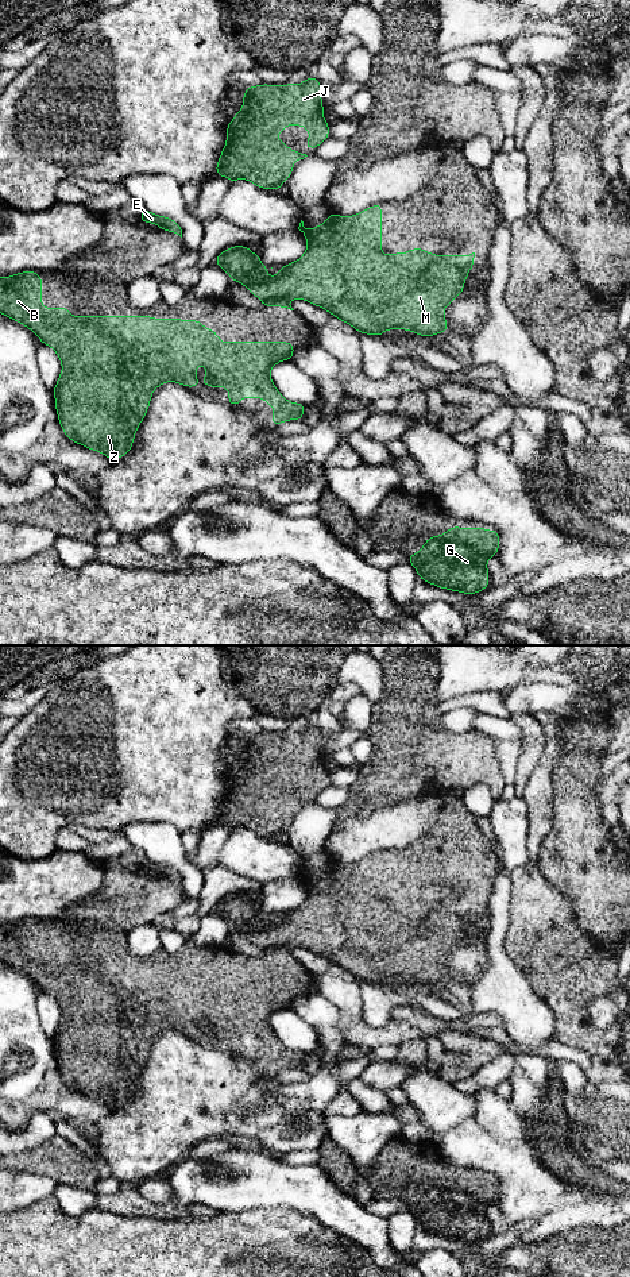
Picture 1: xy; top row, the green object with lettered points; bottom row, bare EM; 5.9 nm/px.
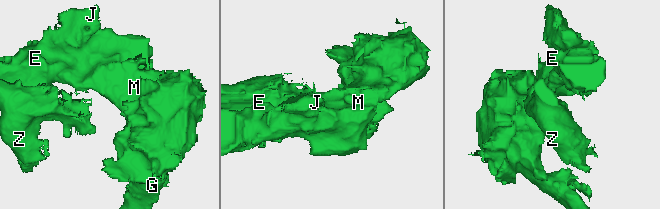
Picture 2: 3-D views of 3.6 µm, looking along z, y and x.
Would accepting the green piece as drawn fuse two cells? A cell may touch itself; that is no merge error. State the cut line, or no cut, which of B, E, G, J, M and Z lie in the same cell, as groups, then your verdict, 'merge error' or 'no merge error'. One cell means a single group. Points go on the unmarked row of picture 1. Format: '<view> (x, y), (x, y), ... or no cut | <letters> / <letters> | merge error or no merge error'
xy (288, 948), (266, 948), (263, 951) | B Z / E G J M | merge error

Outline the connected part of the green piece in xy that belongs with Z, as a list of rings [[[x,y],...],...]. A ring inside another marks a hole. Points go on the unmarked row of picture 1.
[[[26,918],[9,925],[0,925],[0,961],[23,972],[26,976],[31,977],[39,987],[42,992],[49,994],[58,1003],[62,1019],[58,1025],[57,1033],[53,1037],[53,1043],[55,1046],[55,1060],[58,1062],[58,1070],[62,1075],[65,1084],[80,1092],[88,1097],[97,1099],[105,1103],[109,1108],[116,1108],[128,1102],[134,1093],[134,1087],[136,1083],[136,1077],[140,1075],[151,1050],[152,1041],[162,1031],[175,1030],[183,1033],[185,1035],[197,1035],[204,1031],[208,1035],[227,1035],[228,1037],[228,1052],[240,1054],[240,1046],[263,1046],[266,1053],[271,1053],[275,1057],[271,1060],[271,1068],[274,1073],[279,1073],[285,1069],[290,1068],[302,1068],[304,1058],[306,1053],[287,1049],[275,1035],[270,1019],[271,1016],[283,1008],[293,1008],[293,1002],[295,996],[290,989],[220,989],[216,979],[205,976],[202,969],[200,968],[181,968],[178,965],[166,965],[166,967],[155,967],[152,964],[71,964],[69,956],[45,956],[42,953],[42,923],[36,922],[34,918]],[[196,1014],[205,1014],[206,1023],[201,1026],[201,1031],[197,1031],[194,1018]]]

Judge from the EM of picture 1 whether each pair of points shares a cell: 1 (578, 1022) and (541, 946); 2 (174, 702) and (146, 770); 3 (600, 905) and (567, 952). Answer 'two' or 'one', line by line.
1: one
2: one
3: two

